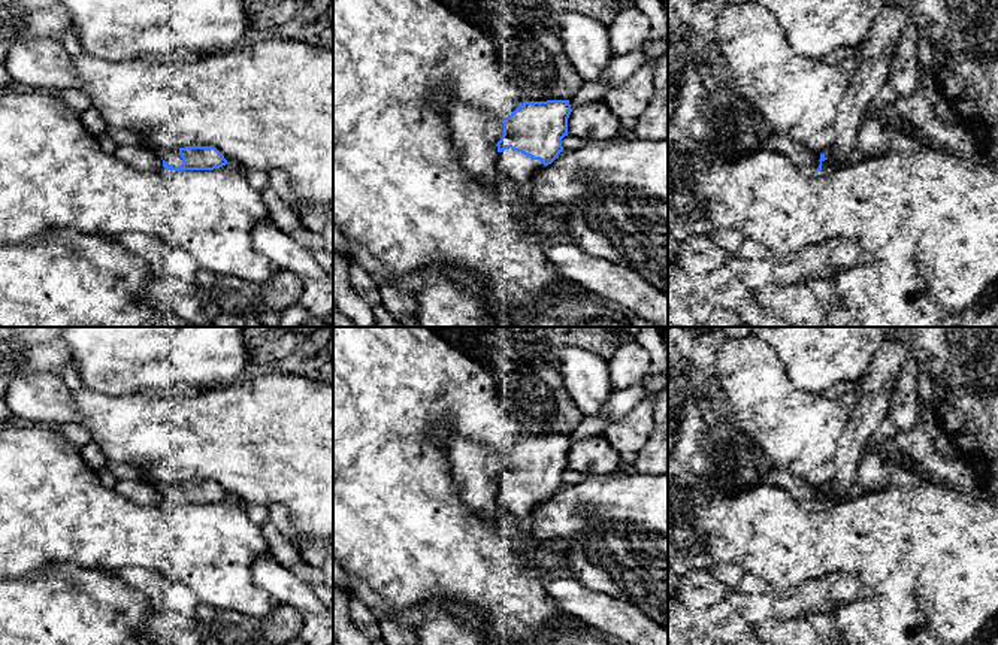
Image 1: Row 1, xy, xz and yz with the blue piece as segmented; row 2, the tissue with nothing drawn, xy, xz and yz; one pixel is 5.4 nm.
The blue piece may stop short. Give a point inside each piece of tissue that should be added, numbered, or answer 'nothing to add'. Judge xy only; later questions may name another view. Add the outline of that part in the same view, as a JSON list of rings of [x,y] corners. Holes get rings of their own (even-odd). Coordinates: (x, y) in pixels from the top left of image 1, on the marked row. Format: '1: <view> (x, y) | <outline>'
1: xy (171, 156) | [[[163,149],[161,158],[172,164],[173,167],[179,167],[182,164],[179,149]]]

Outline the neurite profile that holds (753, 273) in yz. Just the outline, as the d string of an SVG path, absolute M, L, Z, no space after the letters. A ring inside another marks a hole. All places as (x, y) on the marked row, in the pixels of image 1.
M729 254L725 266L753 293L774 284L772 260L747 260Z

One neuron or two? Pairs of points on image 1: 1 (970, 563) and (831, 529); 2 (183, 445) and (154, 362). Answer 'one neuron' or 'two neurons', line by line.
1: one neuron
2: two neurons

